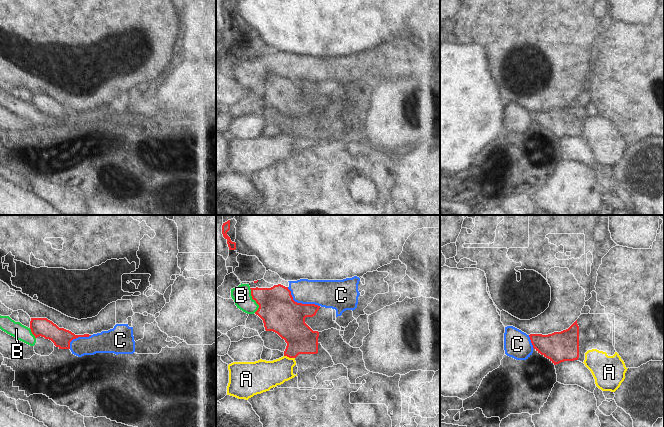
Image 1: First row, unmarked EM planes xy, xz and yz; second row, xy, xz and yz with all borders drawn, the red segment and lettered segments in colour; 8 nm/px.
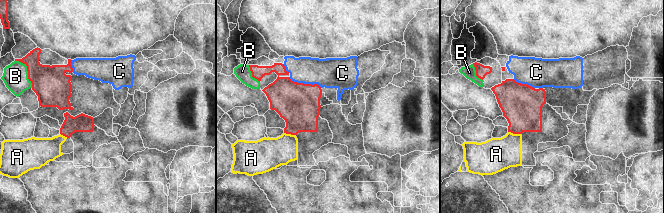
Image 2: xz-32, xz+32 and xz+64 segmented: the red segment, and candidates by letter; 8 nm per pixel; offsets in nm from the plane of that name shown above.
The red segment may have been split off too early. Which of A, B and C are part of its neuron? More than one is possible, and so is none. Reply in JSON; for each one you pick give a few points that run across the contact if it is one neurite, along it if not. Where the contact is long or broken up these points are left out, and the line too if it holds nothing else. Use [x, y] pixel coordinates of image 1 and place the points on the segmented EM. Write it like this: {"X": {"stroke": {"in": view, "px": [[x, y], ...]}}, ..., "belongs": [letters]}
{"belongs": []}

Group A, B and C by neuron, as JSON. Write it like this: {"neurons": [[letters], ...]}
{"neurons": [["A"], ["B", "C"]]}

